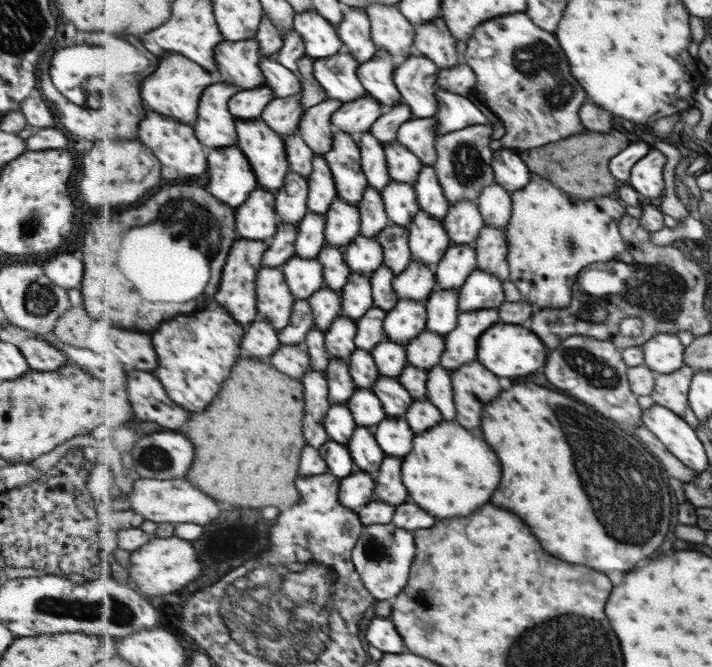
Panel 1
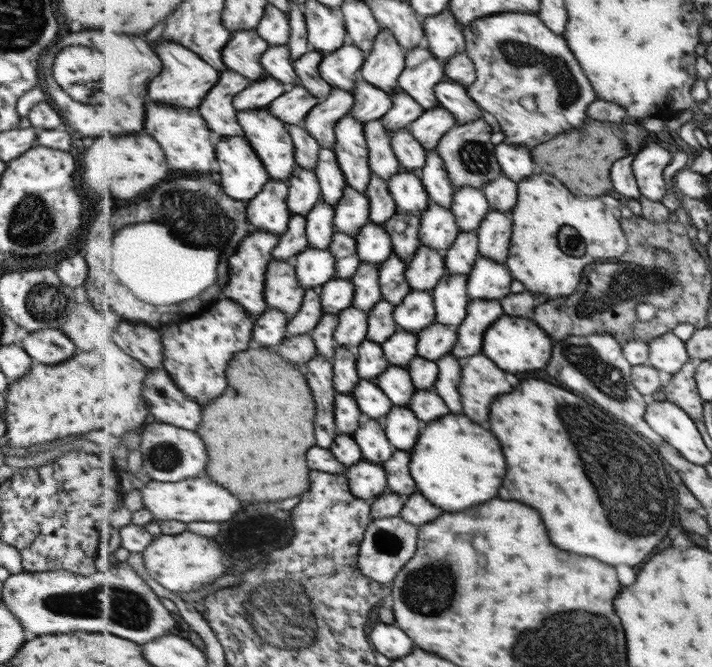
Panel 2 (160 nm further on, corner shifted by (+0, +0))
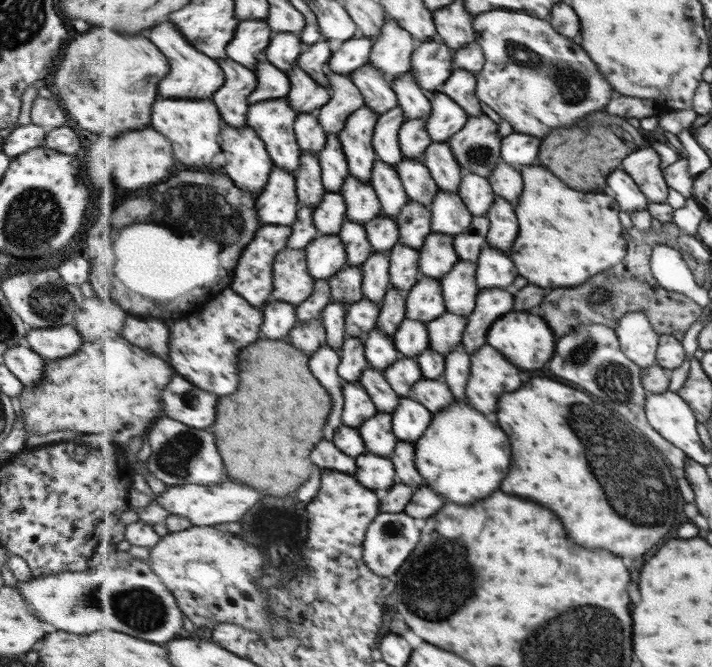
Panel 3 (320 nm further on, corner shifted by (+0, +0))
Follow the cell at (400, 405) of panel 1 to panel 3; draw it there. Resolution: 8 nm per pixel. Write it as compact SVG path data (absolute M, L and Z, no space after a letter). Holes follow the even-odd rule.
M403 356L388 366L383 374L401 398L414 398L414 386L423 379L421 370L417 358Z

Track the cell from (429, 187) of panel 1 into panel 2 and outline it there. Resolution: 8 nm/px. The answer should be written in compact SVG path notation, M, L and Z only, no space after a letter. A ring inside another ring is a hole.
M436 151L427 153L426 165L420 173L431 202L436 202L445 208L452 208L457 188L451 182L443 158Z

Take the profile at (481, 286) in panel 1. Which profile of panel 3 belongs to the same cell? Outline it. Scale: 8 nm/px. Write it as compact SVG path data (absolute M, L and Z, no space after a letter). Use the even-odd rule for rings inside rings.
M487 244L478 260L477 284L484 288L511 288L520 270L510 254Z

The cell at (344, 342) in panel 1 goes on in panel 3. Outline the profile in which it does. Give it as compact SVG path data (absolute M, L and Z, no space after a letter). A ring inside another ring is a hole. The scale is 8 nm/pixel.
M369 299L348 305L346 314L347 336L365 339L378 326L382 305Z

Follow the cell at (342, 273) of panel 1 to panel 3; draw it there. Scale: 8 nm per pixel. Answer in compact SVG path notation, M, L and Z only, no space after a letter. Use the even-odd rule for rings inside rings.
M347 220L342 227L341 238L348 252L348 265L361 266L374 252L365 225Z

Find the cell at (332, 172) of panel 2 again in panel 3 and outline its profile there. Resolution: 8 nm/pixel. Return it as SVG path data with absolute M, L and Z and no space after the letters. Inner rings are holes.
M340 133L328 135L327 144L318 154L322 166L322 181L328 191L341 193L343 185L350 175L347 156L343 152Z

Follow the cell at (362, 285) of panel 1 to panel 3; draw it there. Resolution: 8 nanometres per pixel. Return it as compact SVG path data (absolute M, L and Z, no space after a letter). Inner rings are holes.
M373 252L360 266L364 274L363 292L365 299L382 303L391 286L391 261L389 254Z

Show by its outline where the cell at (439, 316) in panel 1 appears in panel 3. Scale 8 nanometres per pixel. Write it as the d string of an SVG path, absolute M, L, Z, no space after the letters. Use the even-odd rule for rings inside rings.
M460 259L441 279L448 312L469 317L477 306L478 263Z

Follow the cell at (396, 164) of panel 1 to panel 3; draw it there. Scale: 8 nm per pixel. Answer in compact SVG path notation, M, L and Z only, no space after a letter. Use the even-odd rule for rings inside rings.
M423 118L406 121L401 127L399 140L404 158L419 162L424 160L429 146L434 144L433 137L427 130L427 119Z

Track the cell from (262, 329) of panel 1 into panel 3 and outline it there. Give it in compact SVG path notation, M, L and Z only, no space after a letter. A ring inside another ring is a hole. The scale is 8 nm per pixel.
M270 300L265 306L261 338L285 339L299 323L297 307L290 302Z

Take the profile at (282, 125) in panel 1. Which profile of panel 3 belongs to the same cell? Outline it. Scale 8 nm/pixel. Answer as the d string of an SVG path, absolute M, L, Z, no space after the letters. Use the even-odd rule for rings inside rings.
M297 64L287 73L292 83L292 90L287 96L287 100L298 115L317 113L318 110L325 107L325 104L329 103L331 99L329 90L311 78L304 68Z

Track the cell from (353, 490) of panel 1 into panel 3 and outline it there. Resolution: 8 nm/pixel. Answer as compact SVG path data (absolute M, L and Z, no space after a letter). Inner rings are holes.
M367 452L358 456L356 463L358 469L355 476L371 490L386 493L395 484L397 471L390 457Z

